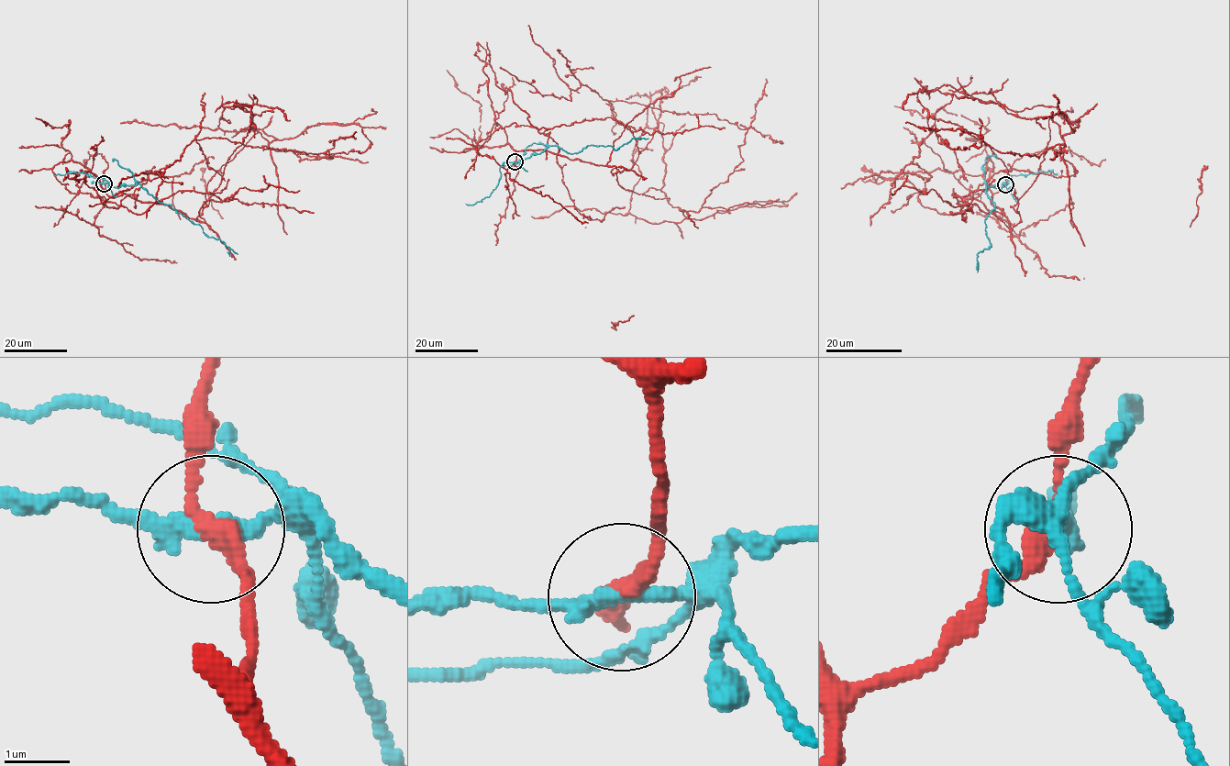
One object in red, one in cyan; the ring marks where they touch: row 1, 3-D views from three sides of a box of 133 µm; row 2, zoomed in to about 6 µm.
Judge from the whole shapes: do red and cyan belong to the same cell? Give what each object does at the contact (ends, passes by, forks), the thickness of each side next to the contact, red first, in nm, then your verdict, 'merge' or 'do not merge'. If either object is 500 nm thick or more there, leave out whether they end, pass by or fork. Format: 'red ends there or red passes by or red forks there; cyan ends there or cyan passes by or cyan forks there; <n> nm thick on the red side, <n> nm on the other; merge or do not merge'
red passes by; cyan passes by; 240 nm thick on the red side, 280 nm on the other; do not merge

